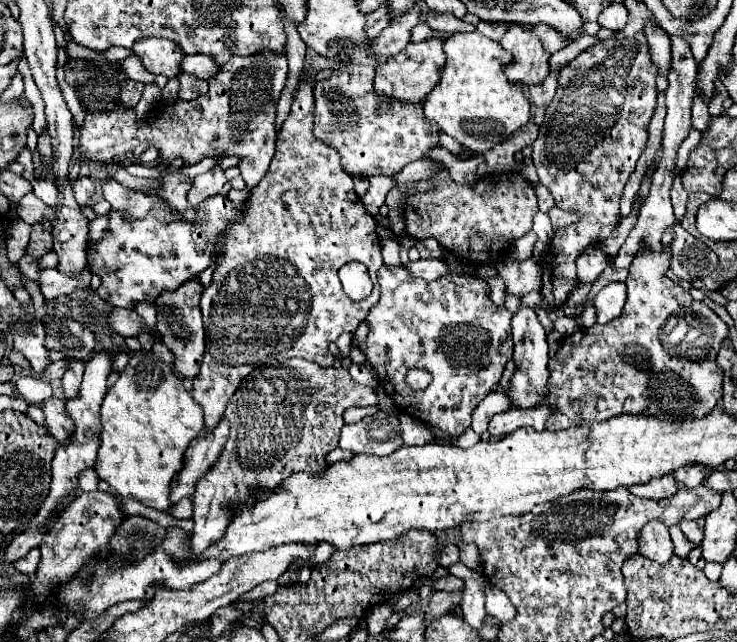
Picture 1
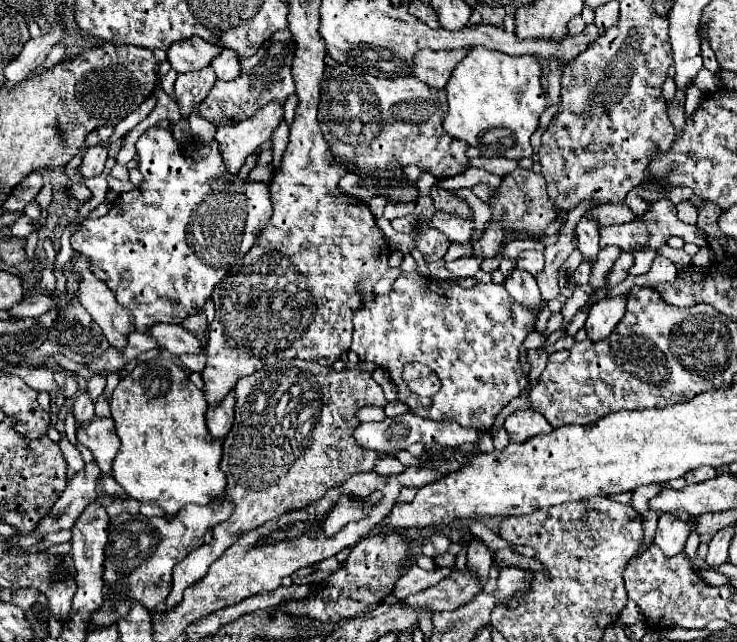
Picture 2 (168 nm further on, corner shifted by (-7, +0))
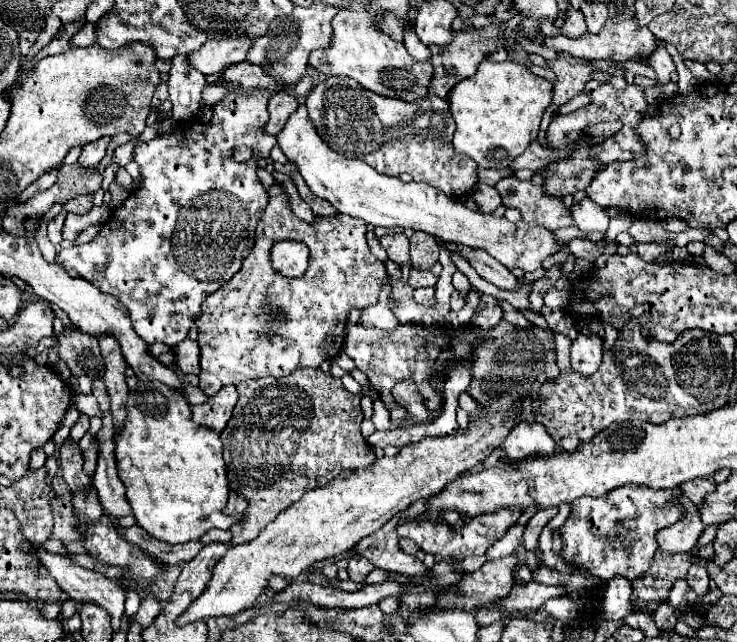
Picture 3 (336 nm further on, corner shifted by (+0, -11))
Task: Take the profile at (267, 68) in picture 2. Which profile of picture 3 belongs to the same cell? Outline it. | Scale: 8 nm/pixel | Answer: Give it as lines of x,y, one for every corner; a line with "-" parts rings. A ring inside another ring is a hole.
311,4
309,8
295,6
291,14
287,16
277,16
271,24
267,34
257,38
247,54
247,60
251,64
259,64
265,72
275,74
283,78
283,88
281,90
291,90
299,78
305,76
307,72
307,58
309,52
315,48
327,48
331,42
331,20
339,8
327,6
327,4

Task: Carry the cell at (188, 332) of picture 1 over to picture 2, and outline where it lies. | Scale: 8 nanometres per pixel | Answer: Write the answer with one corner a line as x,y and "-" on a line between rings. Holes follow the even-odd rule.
204,311
192,313
190,317
186,317
186,321
182,323
182,327
186,327
190,333
198,333
198,337
202,337
202,351
204,351
206,349
206,333
208,333
206,313

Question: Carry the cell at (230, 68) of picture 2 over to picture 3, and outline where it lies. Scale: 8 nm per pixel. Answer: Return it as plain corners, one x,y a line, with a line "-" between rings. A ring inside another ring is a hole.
241,62
241,64
227,68
223,72
221,80
229,80
233,84
239,84
245,90
253,90
253,88
265,88
271,92
279,90
279,80
275,80
275,76
267,76
263,72
263,68
259,68
251,62

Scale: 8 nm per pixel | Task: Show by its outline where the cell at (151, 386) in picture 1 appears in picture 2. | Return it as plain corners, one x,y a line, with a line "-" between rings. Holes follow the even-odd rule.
156,357
134,367
110,399
112,419
116,421
116,435
120,437
120,451
112,463
112,477
126,489
128,497
138,499
140,503
156,503
164,509
164,515
170,519
188,503
208,505
212,497
218,497
226,487
226,475
220,471
222,459
222,441
214,441
206,427
206,409
208,403
202,391
188,379
186,371
176,365
170,357

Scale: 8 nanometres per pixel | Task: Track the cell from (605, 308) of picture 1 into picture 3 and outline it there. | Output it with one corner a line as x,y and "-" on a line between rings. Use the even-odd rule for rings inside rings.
579,334
571,346
571,368
581,376
597,372
603,356
603,340
595,334

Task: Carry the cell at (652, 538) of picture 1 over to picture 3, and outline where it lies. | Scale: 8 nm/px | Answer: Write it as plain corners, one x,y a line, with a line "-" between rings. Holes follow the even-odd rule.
685,495
679,500
685,507
685,518
681,518
679,522
663,528
657,534
657,542
659,542
659,550
667,552
667,554
675,554
675,552
691,552
697,546
699,536
703,534
705,526
699,520
699,510
695,504
691,504
691,500
687,500

